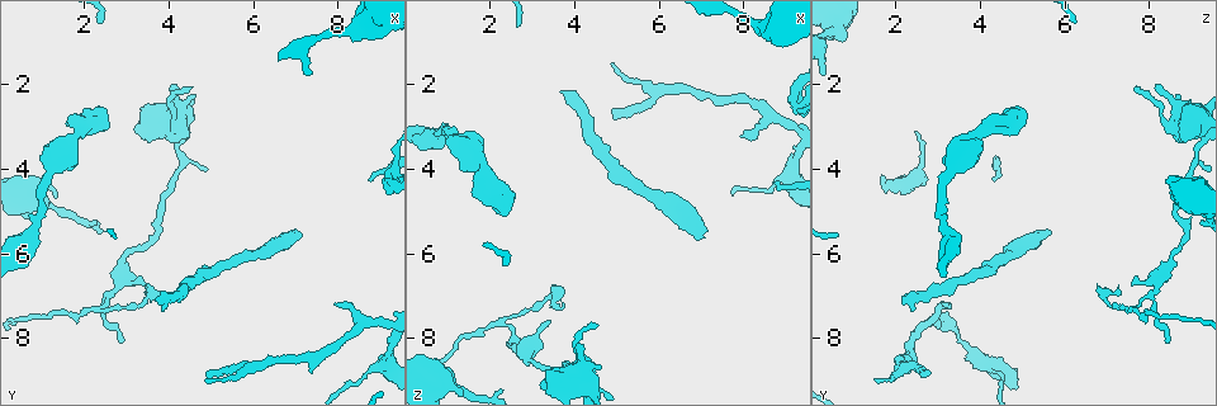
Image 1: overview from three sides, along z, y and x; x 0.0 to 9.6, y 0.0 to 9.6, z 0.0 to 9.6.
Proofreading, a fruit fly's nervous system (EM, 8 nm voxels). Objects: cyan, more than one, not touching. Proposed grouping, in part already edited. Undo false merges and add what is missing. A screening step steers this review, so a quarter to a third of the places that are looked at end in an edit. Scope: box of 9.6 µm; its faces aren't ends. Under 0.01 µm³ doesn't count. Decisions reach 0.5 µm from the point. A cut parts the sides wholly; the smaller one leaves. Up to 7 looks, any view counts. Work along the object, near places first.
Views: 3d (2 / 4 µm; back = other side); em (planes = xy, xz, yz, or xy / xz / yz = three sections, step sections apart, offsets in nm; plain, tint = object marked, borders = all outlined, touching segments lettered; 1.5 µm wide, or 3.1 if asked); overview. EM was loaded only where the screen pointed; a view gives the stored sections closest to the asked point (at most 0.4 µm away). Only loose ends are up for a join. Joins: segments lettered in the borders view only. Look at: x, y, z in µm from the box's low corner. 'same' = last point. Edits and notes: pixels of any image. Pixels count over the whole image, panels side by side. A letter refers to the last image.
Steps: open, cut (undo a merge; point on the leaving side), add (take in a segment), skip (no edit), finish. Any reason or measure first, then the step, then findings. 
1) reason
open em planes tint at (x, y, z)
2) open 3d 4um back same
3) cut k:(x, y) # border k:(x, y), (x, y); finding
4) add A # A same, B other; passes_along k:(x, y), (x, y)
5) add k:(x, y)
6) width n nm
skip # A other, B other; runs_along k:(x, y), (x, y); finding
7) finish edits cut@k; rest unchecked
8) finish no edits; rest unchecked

an open end
open 3d 4um at (4.85, 8.85, 2.65)

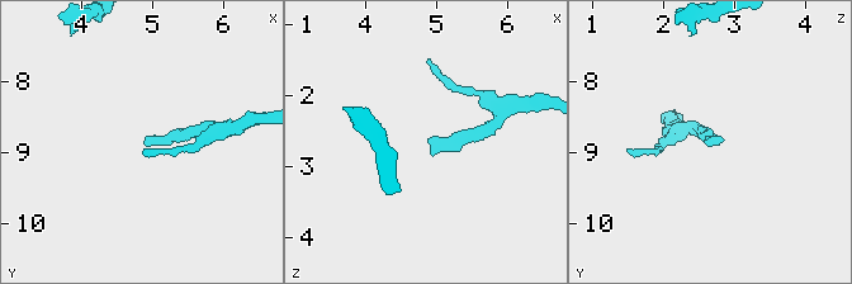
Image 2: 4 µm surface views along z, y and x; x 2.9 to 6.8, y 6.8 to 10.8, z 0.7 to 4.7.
need the tissue
open em planes borders at (4.85, 8.85, 2.60)

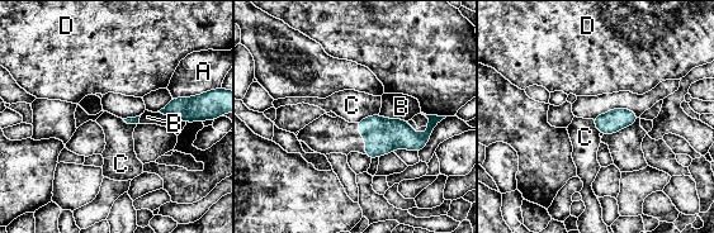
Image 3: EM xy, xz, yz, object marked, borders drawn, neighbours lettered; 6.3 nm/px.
longest_contact B 190 nm
skip # A other, B other, C other, D other; border 3:(378, 114), (364, 117), (356, 122); none of them fits

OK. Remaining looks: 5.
an open end
open em xy step 4 borders at (3.35, 6.75, 7.65)

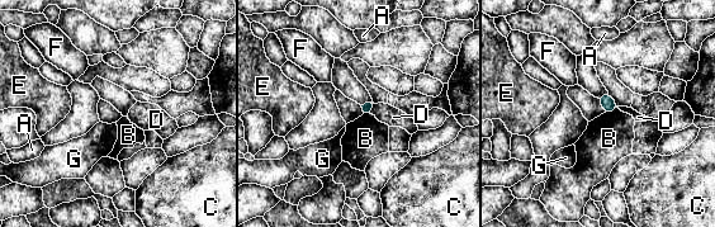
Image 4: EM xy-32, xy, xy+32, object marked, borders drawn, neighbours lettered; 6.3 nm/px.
open em planes borders same

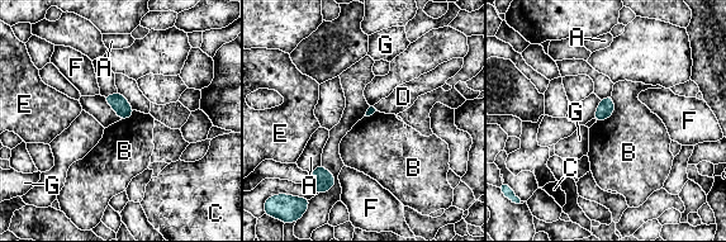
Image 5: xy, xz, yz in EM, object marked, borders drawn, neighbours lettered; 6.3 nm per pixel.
skip # A other, B other, C other, D other, E other, F other, G other; border 5:(612, 95), (613, 112), (597, 122); none of them fits

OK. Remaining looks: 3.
free end
open 3d 4um at (4.50, 2.05, 7.70)

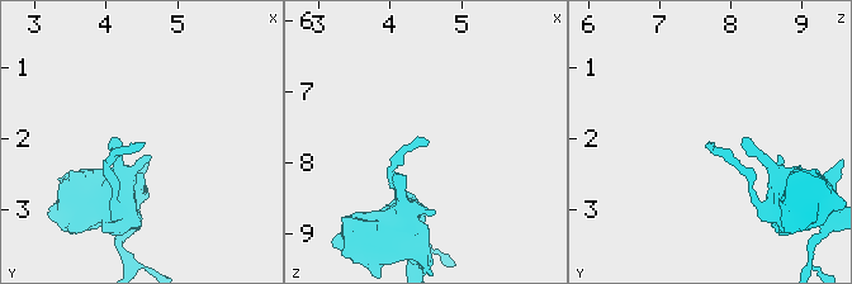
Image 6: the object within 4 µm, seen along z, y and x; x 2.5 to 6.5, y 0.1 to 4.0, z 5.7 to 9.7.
open em xy step 4 borders at (4.55, 2.05, 7.70)

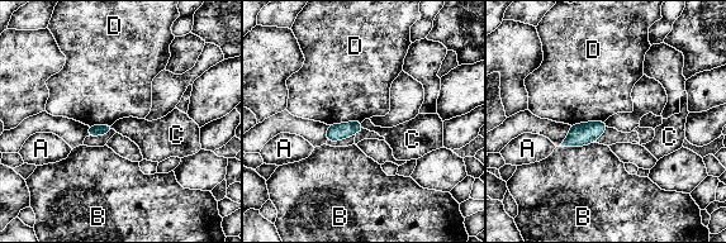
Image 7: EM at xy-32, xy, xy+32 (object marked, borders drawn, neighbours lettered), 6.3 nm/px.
another direction
open em planes borders same

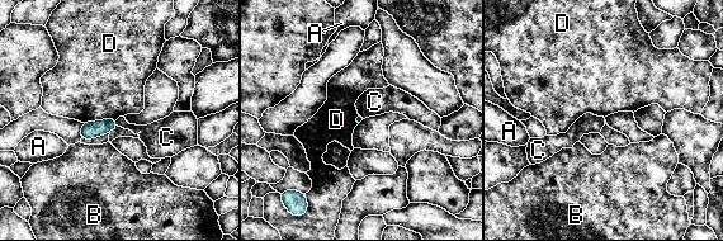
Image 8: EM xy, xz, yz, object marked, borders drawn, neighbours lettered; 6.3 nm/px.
skip # A other, B other, C other, D other; border 8:(117, 118), (118, 126); none of them fits

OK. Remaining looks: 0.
finish no edits; rest unchecked

